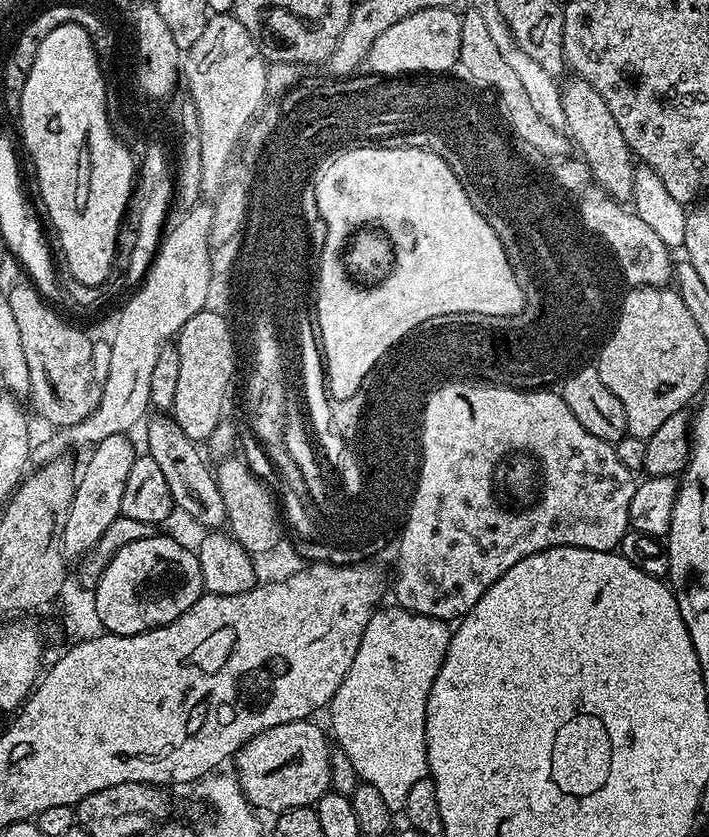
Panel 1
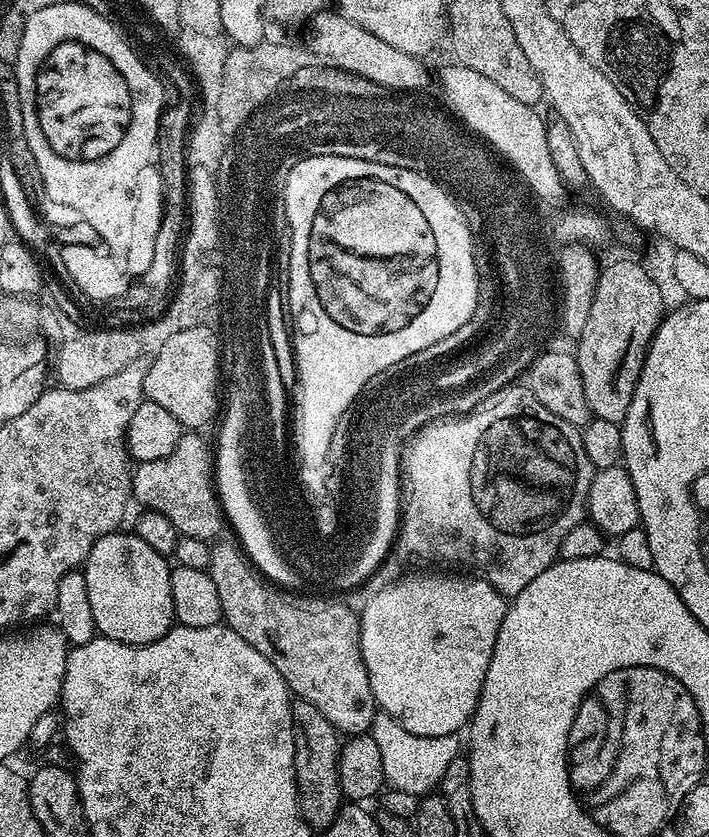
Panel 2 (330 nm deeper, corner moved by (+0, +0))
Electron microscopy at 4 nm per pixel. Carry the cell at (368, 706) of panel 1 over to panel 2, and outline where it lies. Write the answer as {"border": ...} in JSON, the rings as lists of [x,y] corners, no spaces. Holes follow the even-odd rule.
{"border":[[[377,711],[376,717],[372,719],[370,734],[378,746],[378,754],[382,754],[382,770],[387,787],[406,790],[406,794],[414,794],[418,798],[429,795],[439,785],[446,766],[450,766],[450,762],[462,754],[459,735],[426,738],[410,734],[410,730],[402,730],[394,718],[382,711]]]}

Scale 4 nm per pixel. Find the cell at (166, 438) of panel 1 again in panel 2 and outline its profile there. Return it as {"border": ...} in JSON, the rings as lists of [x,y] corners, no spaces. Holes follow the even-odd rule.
{"border":[[[239,543],[211,545],[209,564],[206,569],[214,578],[218,598],[222,602],[223,623],[234,629],[258,654],[270,658],[270,666],[282,674],[289,693],[295,699],[310,702],[345,737],[363,736],[371,729],[372,719],[378,711],[376,699],[370,690],[370,678],[360,653],[360,618],[357,609],[339,604],[336,598],[317,598],[312,594],[297,594],[272,583],[259,568],[248,559]]]}

